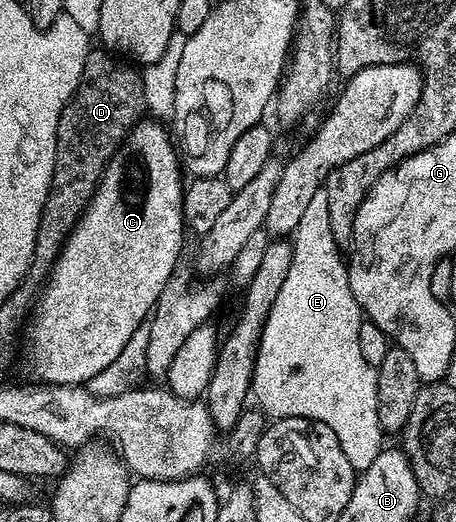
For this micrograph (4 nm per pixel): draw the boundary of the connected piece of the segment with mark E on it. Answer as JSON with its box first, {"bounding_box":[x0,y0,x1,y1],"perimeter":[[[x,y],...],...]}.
{"bounding_box":[252,187,383,471],"perimeter":[[[324,187],[315,191],[317,205],[307,205],[299,227],[291,234],[293,258],[291,271],[275,295],[275,303],[265,320],[261,342],[257,348],[257,366],[253,372],[252,396],[257,397],[260,412],[266,418],[302,417],[319,423],[327,423],[343,447],[343,455],[351,459],[354,471],[371,467],[375,455],[383,448],[383,430],[379,423],[377,406],[377,370],[365,358],[361,350],[361,321],[363,314],[355,295],[351,295],[349,271],[344,256],[340,257],[335,235],[331,235],[331,215],[327,207],[327,191]]]}

